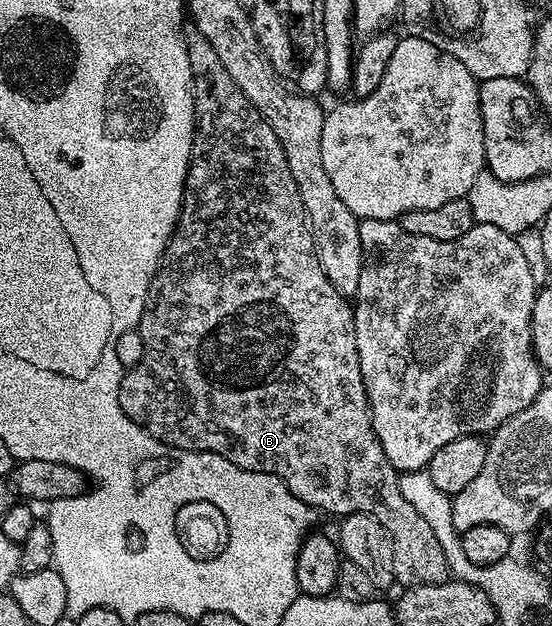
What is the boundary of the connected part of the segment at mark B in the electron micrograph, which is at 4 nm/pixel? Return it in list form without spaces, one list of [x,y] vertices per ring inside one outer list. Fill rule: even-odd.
[[[195,27],[186,28],[184,34],[187,59],[191,63],[193,76],[193,154],[189,160],[181,214],[177,216],[177,225],[165,245],[161,265],[149,285],[145,310],[141,316],[139,332],[143,339],[143,359],[139,359],[139,363],[122,376],[119,403],[132,421],[144,425],[151,436],[158,437],[174,449],[223,455],[223,459],[235,463],[240,469],[275,475],[304,505],[312,505],[314,510],[320,512],[322,509],[325,513],[334,513],[334,518],[362,513],[379,519],[379,523],[383,523],[383,527],[389,532],[393,544],[393,580],[398,586],[438,585],[450,580],[447,555],[443,555],[439,539],[435,539],[427,519],[423,519],[423,515],[419,515],[419,511],[415,511],[415,507],[411,507],[411,503],[403,499],[403,491],[399,491],[399,471],[391,463],[391,459],[383,455],[383,447],[373,430],[369,400],[359,367],[359,351],[355,347],[353,307],[350,298],[335,291],[331,279],[327,279],[327,275],[323,273],[317,249],[313,245],[313,235],[305,219],[305,208],[299,199],[299,187],[295,187],[291,167],[287,167],[283,143],[279,143],[279,135],[275,135],[271,123],[267,123],[267,119],[253,106],[253,102],[247,99],[247,95],[243,95],[239,83],[235,83],[235,79],[227,75],[227,67],[223,67],[219,55],[215,55],[215,47],[211,47],[206,37]]]

